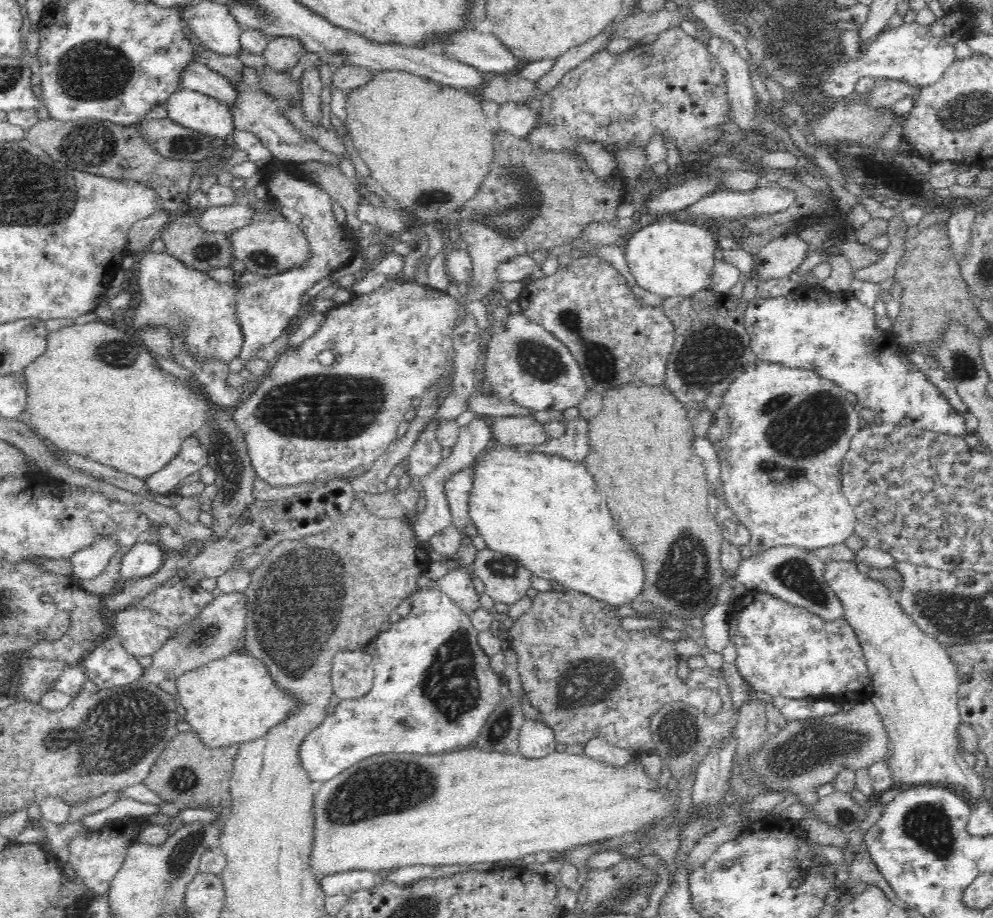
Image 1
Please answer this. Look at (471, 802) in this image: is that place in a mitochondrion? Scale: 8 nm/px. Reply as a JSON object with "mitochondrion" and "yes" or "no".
{"mitochondrion":"no"}

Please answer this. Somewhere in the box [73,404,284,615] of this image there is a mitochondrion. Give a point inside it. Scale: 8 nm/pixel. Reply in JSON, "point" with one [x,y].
{"point":[227,454]}

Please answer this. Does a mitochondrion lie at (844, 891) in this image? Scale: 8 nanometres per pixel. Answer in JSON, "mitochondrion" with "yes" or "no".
{"mitochondrion":"no"}

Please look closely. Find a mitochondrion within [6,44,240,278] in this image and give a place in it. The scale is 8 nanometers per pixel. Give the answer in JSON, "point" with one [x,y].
{"point":[81,147]}

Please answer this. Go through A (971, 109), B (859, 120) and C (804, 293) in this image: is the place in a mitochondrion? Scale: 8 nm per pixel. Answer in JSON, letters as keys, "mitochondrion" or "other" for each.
{"A":"mitochondrion","B":"other","C":"other"}

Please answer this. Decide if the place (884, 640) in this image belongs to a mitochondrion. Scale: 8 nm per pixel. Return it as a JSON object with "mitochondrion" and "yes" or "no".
{"mitochondrion":"no"}

